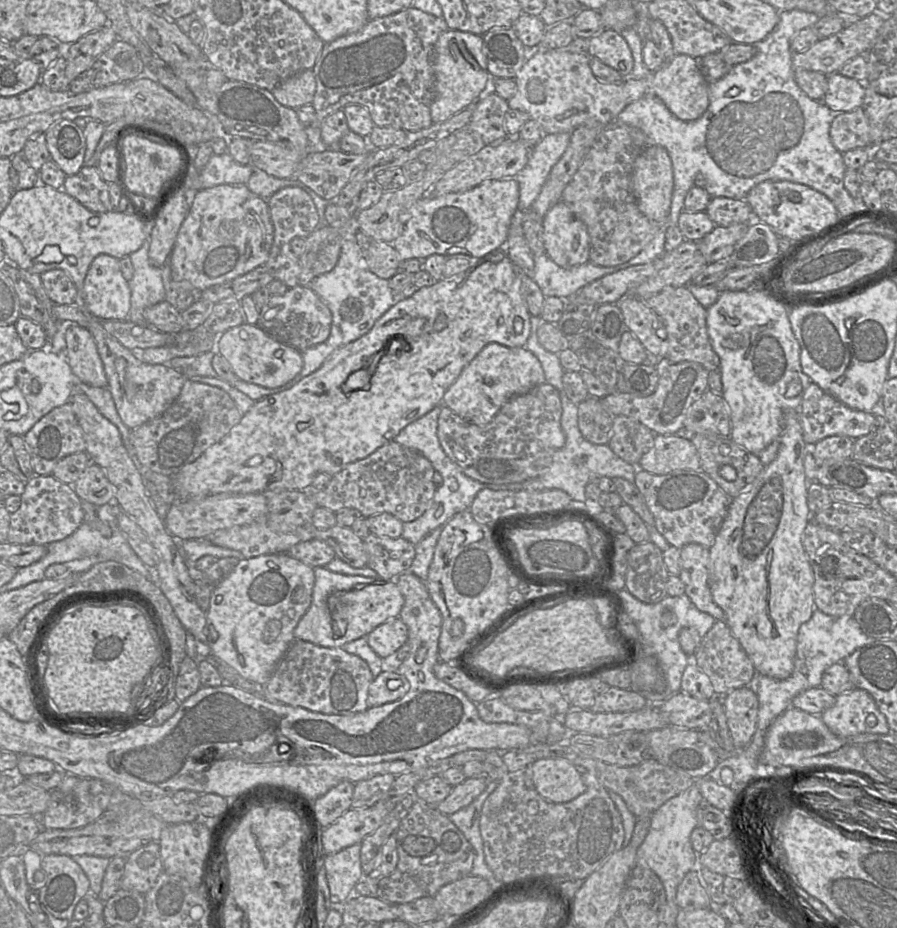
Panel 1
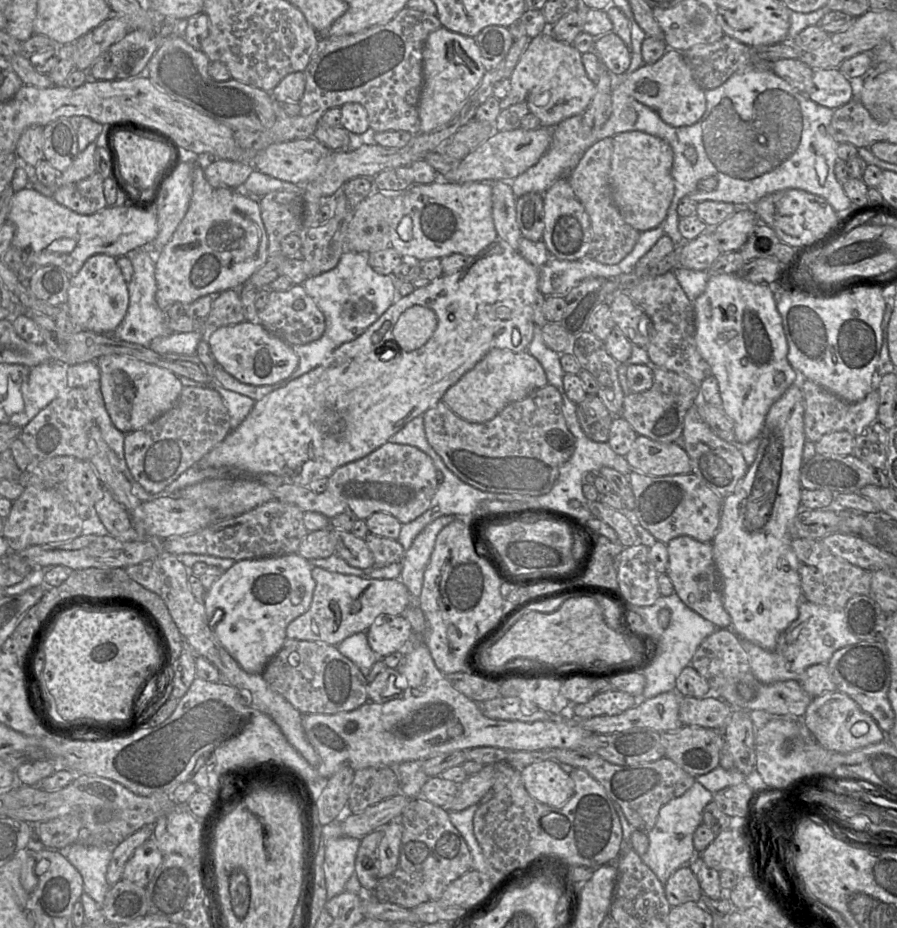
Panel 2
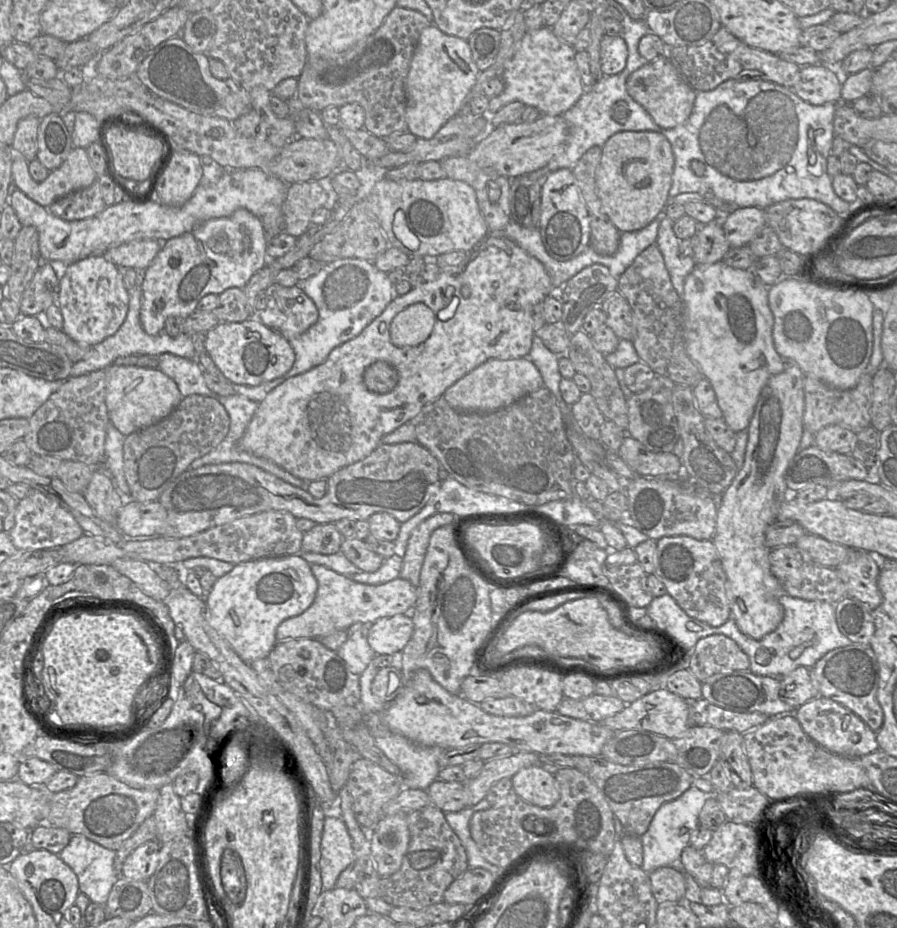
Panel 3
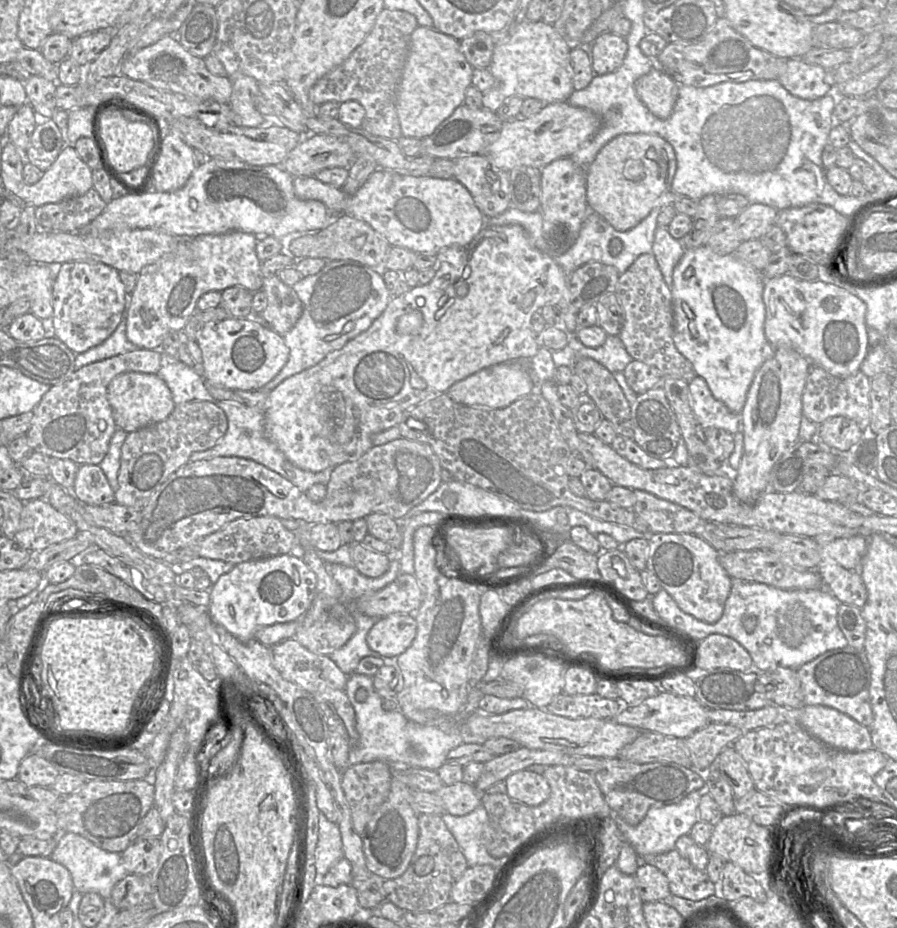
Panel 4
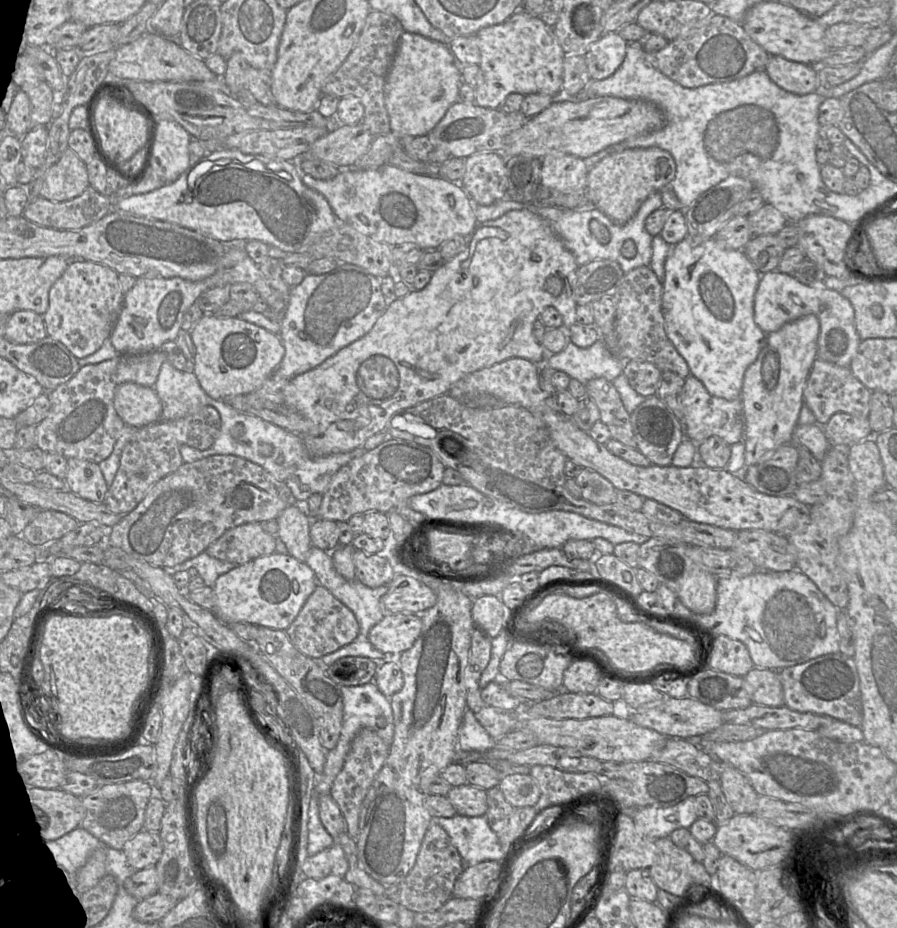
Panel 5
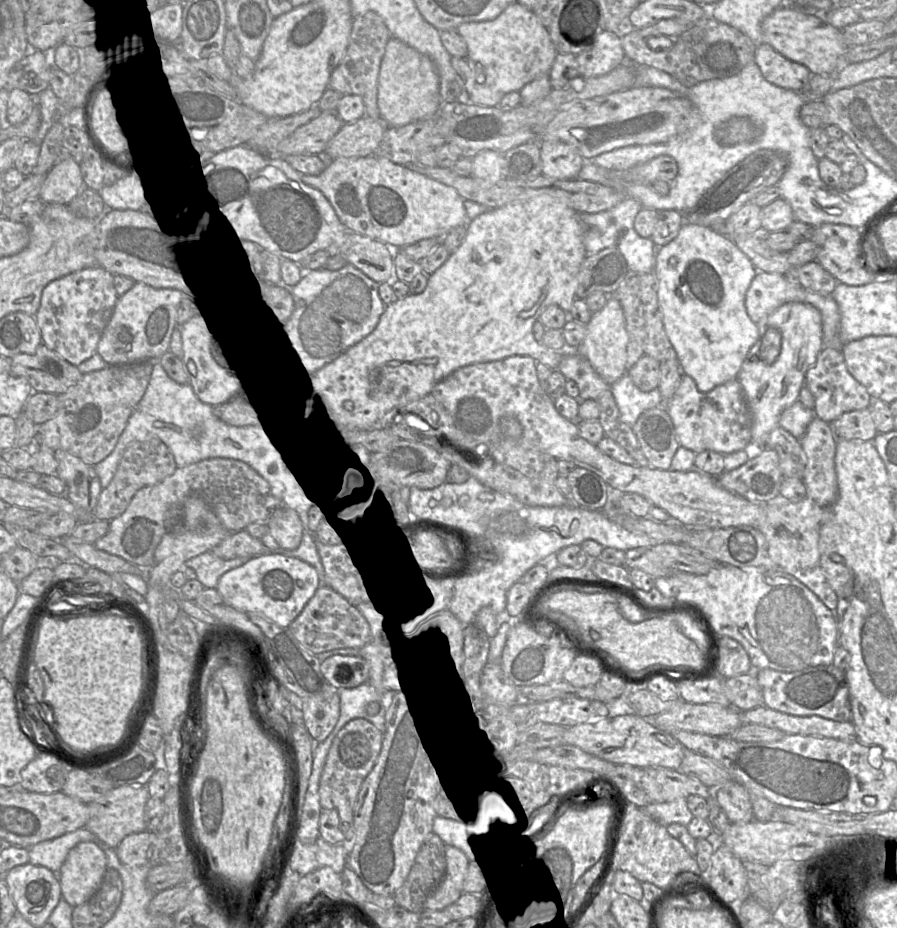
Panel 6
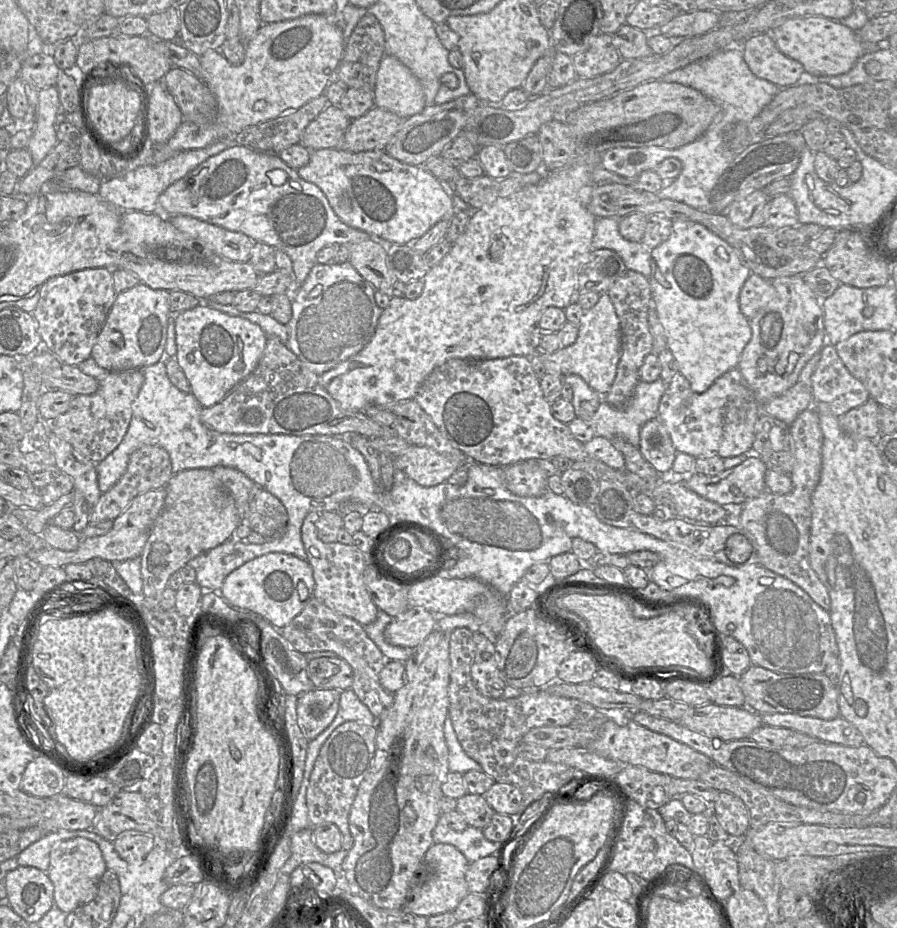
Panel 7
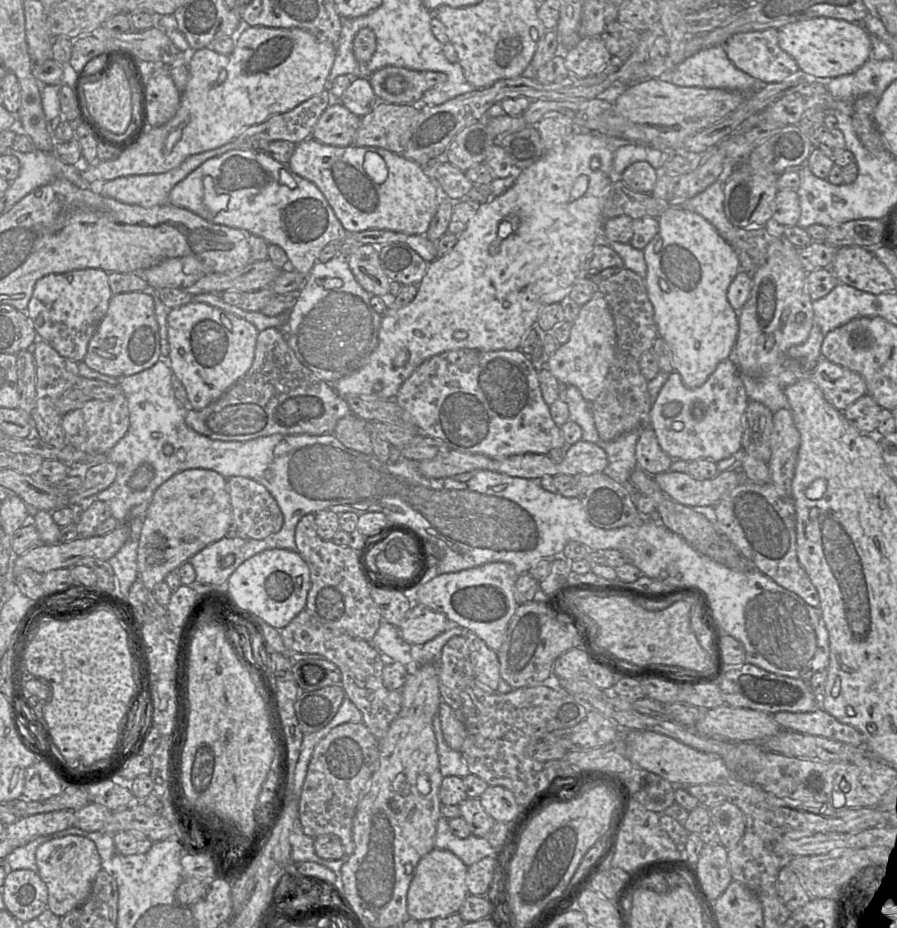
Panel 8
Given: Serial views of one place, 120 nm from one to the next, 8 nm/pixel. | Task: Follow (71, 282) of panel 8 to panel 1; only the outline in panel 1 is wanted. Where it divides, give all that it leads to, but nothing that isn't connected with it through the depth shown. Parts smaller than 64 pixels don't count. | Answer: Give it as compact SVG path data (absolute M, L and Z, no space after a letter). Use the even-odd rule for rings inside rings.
M108 255L96 256L88 269L84 285L84 312L102 320L127 320L131 305L131 290L124 278L119 259Z

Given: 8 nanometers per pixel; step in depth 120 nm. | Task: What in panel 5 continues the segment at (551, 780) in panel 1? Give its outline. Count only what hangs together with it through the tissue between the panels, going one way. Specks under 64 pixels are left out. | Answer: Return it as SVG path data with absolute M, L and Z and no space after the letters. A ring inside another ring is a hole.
M503 774L498 787L514 808L535 805L541 794L537 781L530 774Z

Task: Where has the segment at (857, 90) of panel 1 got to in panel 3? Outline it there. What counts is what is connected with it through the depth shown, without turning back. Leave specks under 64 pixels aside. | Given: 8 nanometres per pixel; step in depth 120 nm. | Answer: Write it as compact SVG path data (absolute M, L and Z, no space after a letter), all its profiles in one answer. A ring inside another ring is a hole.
M823 64L800 67L797 82L790 88L805 102L812 105L838 103L841 88L837 75Z

